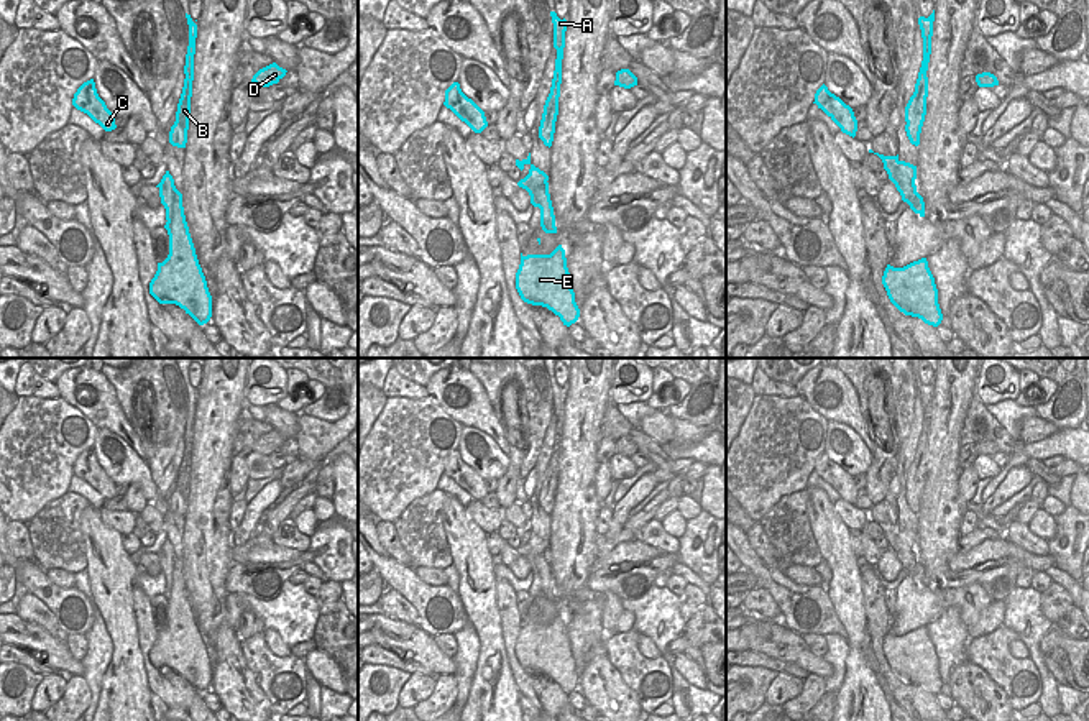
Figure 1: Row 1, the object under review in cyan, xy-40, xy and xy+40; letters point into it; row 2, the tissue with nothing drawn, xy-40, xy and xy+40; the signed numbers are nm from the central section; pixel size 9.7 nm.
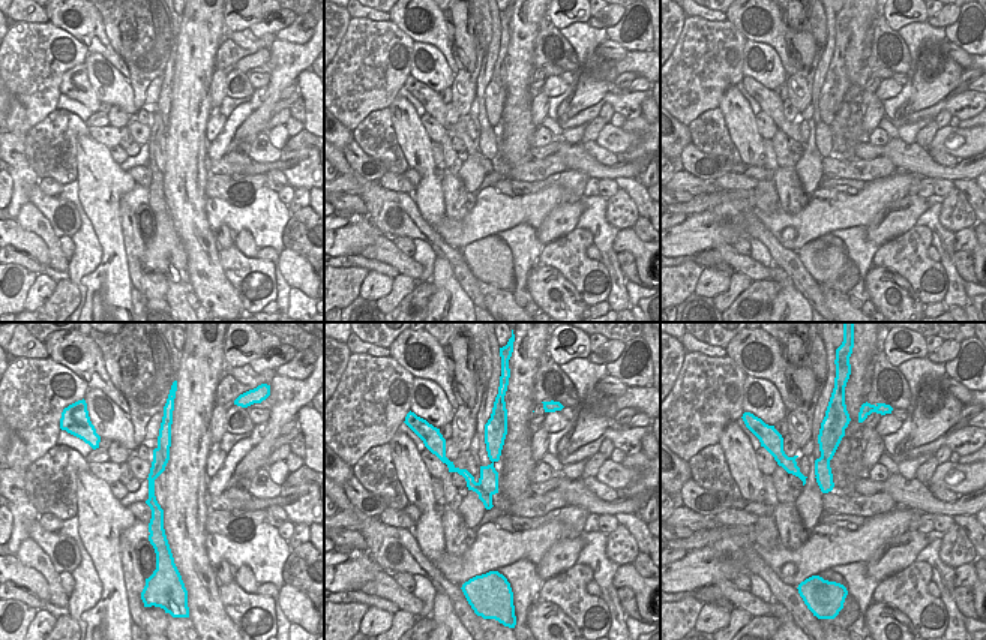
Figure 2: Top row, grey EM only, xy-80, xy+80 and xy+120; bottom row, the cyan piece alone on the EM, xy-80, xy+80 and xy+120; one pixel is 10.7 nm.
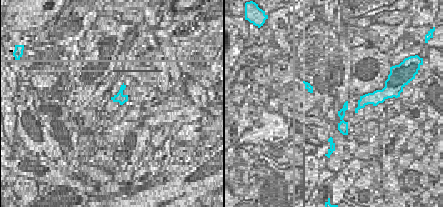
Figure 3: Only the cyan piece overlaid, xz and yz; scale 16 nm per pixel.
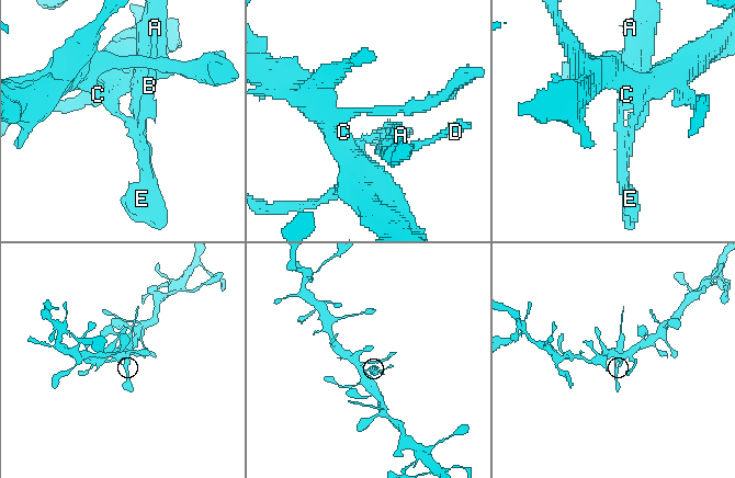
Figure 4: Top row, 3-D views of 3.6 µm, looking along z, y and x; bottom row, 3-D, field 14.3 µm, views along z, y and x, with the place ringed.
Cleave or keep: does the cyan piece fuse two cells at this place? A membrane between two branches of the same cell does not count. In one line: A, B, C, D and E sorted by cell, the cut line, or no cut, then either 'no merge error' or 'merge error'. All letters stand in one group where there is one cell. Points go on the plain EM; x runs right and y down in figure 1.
groups A B D E / C; cut xy+40 (900, 529), (894, 551); merge error

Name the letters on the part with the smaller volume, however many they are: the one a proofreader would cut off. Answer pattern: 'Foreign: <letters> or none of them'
Foreign: A, B, D, E

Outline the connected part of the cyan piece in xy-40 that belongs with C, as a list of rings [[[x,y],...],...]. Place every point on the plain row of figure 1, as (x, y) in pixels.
[[[94,447],[84,450],[74,462],[72,473],[87,481],[105,499],[117,496],[115,483],[107,476],[105,470],[99,465]]]

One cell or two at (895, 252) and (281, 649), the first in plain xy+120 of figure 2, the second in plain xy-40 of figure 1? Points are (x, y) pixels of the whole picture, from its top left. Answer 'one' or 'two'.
two

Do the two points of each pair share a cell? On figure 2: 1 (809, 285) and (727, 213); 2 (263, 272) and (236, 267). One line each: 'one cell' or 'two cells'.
1: one cell
2: one cell

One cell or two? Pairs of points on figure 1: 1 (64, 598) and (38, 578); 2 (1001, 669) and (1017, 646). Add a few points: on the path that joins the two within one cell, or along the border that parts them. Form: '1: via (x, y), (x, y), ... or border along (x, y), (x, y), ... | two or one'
1: via (58, 595), (45, 585) | one
2: border along (1007, 644), (1014, 657), (1029, 657) | two

